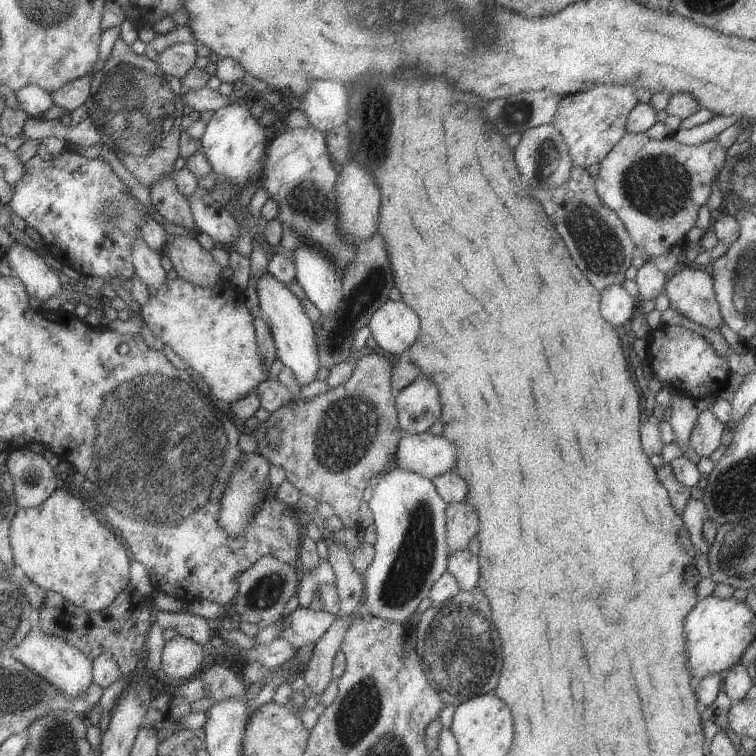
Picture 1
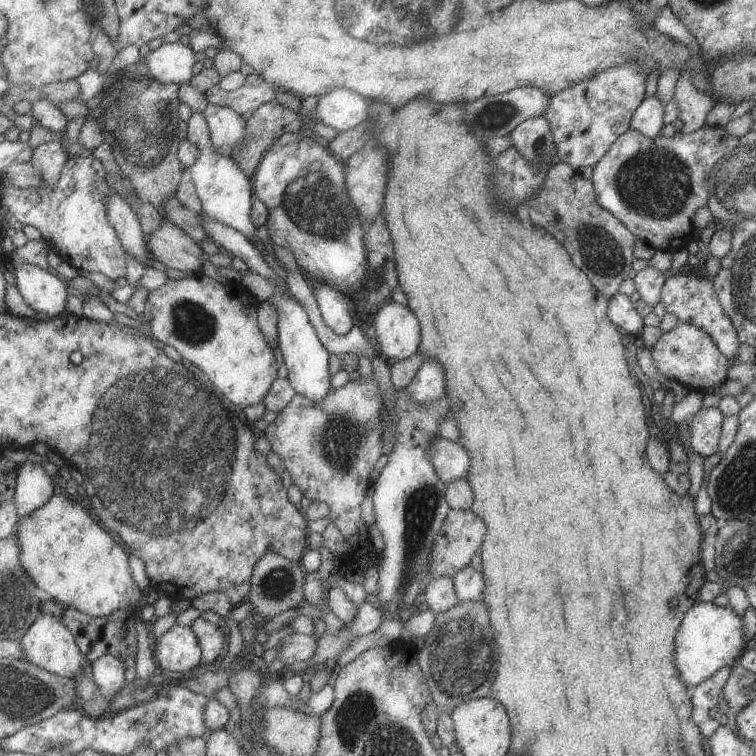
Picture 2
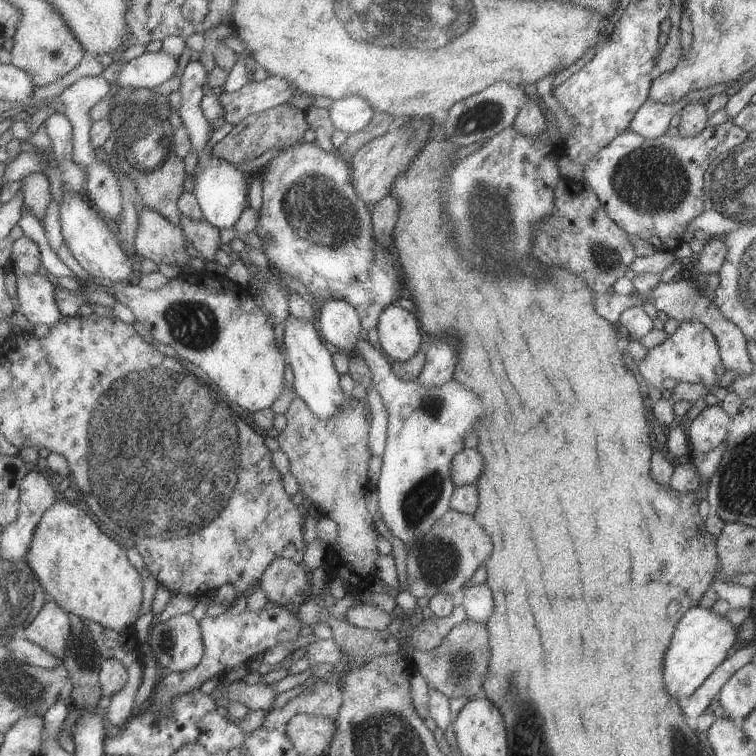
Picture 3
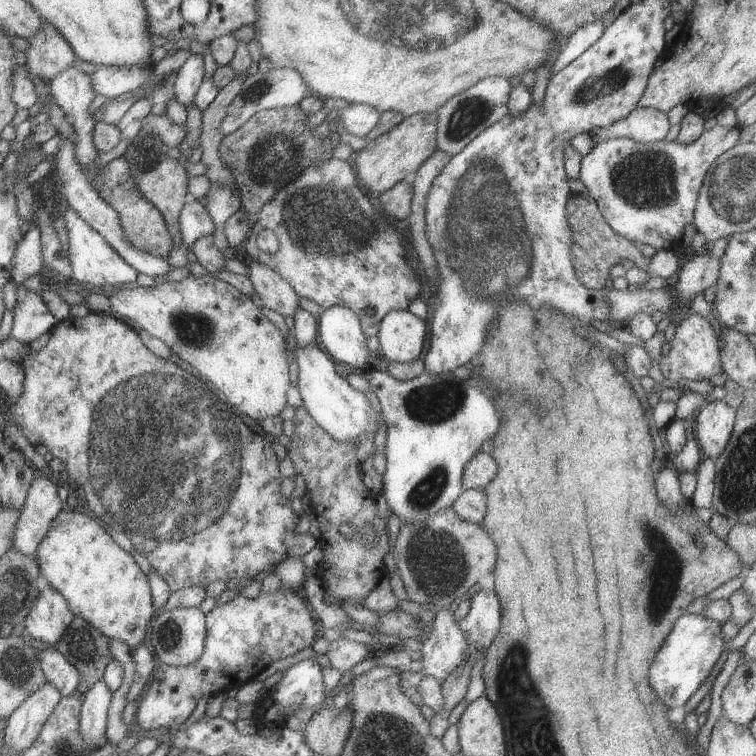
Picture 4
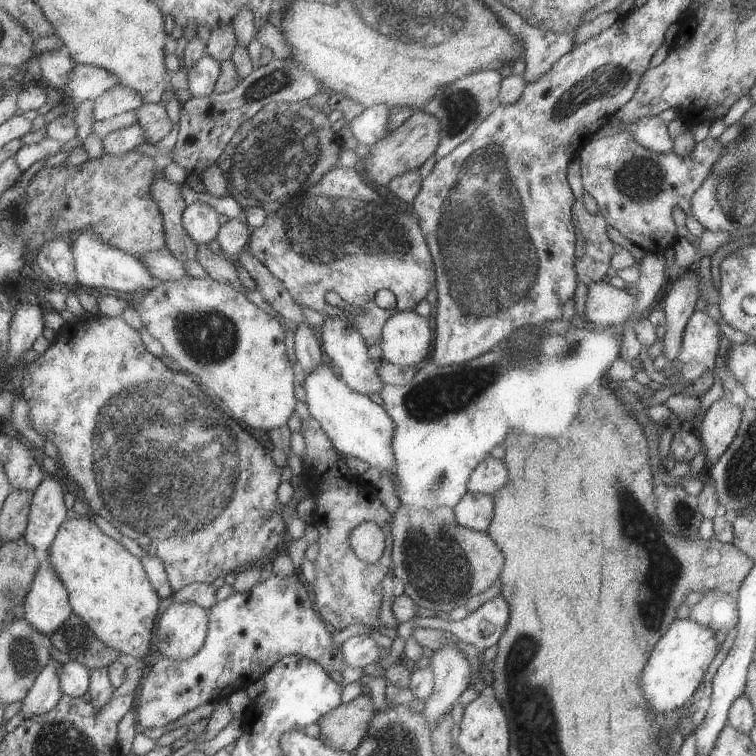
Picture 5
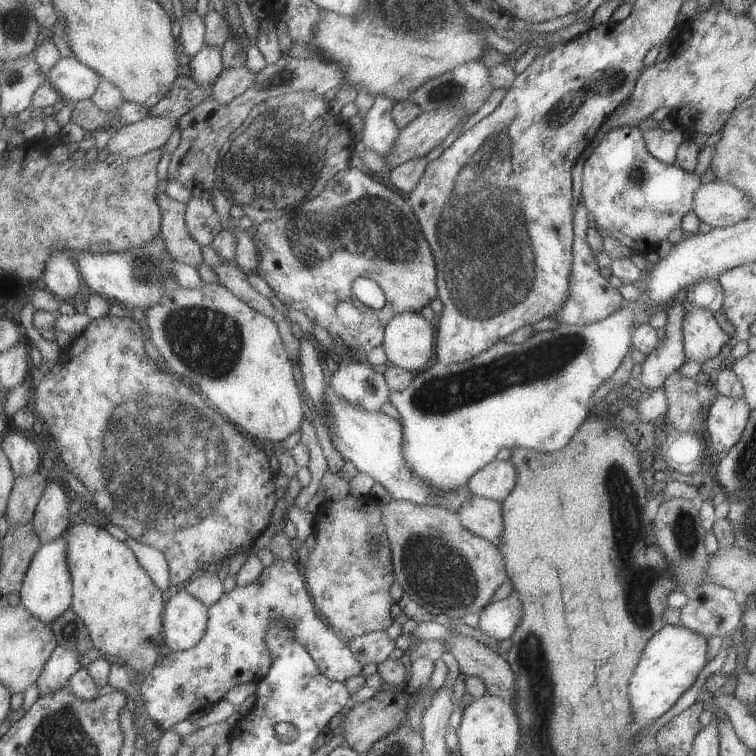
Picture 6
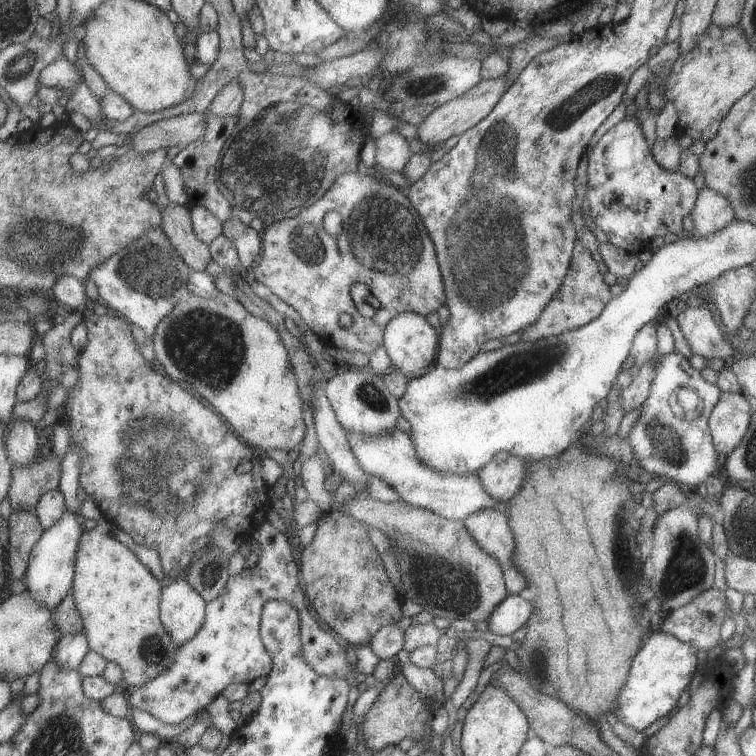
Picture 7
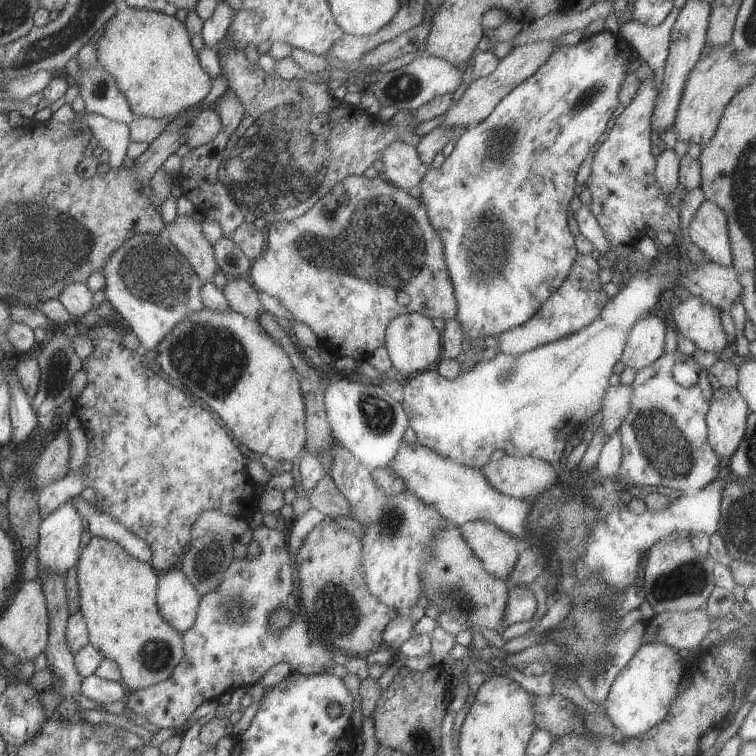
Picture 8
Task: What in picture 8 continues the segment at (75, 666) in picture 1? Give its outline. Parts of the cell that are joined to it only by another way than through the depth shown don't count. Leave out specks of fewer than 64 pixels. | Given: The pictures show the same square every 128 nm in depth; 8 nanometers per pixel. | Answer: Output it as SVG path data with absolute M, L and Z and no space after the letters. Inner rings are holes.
M69 502L62 504L48 518L41 519L37 544L38 575L40 570L66 575L74 568L80 556L84 530L83 516Z

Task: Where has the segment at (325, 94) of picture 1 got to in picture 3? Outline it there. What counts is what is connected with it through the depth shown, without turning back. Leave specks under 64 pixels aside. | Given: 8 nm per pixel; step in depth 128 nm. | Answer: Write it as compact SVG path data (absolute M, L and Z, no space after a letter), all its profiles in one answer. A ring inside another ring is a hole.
M354 95L334 100L327 109L334 128L349 135L366 126L375 113L365 98Z

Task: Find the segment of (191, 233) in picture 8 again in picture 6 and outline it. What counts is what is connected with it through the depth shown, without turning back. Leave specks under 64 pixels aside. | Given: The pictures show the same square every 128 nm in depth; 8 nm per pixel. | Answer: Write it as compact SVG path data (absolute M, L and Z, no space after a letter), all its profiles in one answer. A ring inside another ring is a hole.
M166 192L157 194L162 213L160 237L174 261L200 267L204 263L201 245L190 235L185 222L187 206L172 200Z

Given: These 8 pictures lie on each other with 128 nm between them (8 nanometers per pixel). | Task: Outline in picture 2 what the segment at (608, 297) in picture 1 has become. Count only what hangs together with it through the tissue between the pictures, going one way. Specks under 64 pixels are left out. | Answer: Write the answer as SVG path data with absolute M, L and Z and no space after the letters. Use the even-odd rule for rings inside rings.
M621 292L616 293L610 298L608 316L610 316L610 320L618 328L622 328L624 332L627 332L632 337L640 334L645 326L644 319L637 311L635 303L632 303L630 297Z

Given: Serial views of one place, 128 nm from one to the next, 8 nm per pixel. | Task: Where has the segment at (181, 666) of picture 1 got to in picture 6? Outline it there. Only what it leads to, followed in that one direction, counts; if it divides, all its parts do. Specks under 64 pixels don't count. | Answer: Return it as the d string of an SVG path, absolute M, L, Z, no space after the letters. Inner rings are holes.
M180 590L165 602L163 626L169 651L186 651L202 639L208 623L208 607Z

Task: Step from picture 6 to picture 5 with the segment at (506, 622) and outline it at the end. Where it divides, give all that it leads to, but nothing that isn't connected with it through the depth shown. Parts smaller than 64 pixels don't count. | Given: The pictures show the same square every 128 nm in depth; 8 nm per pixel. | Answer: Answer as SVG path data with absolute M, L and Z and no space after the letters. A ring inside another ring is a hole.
M498 596L490 602L482 604L476 612L470 616L455 621L444 621L439 617L415 618L406 623L400 623L397 636L404 640L413 636L419 628L442 630L455 635L464 643L474 646L480 651L484 651L500 641L510 618L510 608L504 596Z

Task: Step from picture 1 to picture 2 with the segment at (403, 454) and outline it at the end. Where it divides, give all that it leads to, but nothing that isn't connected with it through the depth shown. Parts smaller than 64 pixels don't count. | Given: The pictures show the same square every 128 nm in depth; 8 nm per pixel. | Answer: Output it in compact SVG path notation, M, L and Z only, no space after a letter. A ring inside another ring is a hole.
M434 438L428 448L428 456L432 458L432 466L438 478L447 484L464 478L470 470L470 456L466 448L446 438Z

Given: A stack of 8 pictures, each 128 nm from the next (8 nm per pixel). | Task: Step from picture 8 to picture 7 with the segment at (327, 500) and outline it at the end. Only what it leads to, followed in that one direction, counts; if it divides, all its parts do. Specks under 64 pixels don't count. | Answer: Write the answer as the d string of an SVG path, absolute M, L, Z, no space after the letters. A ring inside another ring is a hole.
M368 496L366 499L355 497L349 502L344 502L342 512L346 512L350 518L356 518L358 522L364 522L384 533L389 542L394 546L400 546L402 552L398 554L398 566L401 572L405 598L412 598L434 617L442 617L448 620L466 618L472 622L487 621L495 606L498 606L508 596L506 590L503 567L498 564L494 556L490 556L486 550L482 550L474 538L470 536L463 521L448 520L446 517L434 514L430 510L424 510L416 505L408 504L401 499L384 503Z

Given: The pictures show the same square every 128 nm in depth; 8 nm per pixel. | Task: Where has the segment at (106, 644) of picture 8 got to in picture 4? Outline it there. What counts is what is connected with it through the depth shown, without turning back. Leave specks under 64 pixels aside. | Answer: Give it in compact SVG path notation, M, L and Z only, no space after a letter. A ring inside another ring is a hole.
M62 508L58 512L58 516L50 522L50 530L48 530L46 538L40 542L33 557L38 562L38 568L41 568L41 576L50 586L54 587L54 590L58 590L66 598L66 602L75 616L87 620L106 638L120 640L135 651L144 642L151 621L157 614L157 610L152 604L149 578L142 572L132 557L133 554L128 554L124 548L120 548L120 544L110 538L108 530L111 527L103 527L101 524L98 516L94 517L84 508L75 510Z

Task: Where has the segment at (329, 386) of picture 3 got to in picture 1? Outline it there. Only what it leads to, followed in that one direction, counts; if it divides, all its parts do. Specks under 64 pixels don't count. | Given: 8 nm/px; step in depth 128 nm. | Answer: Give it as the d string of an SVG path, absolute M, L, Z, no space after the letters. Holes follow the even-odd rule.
M269 271L264 272L257 279L256 293L259 301L261 317L270 326L270 332L274 337L277 358L286 368L292 370L297 385L306 386L318 376L320 370L320 358L318 358L318 346L316 346L316 333L312 320L306 309L289 289L287 285L277 280Z

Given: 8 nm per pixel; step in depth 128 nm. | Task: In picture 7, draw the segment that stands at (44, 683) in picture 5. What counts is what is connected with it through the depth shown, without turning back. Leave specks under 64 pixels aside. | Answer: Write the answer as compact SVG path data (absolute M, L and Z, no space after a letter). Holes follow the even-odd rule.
M68 634L68 636L61 637L56 643L53 657L60 668L79 672L78 668L88 651L90 647L85 634Z

